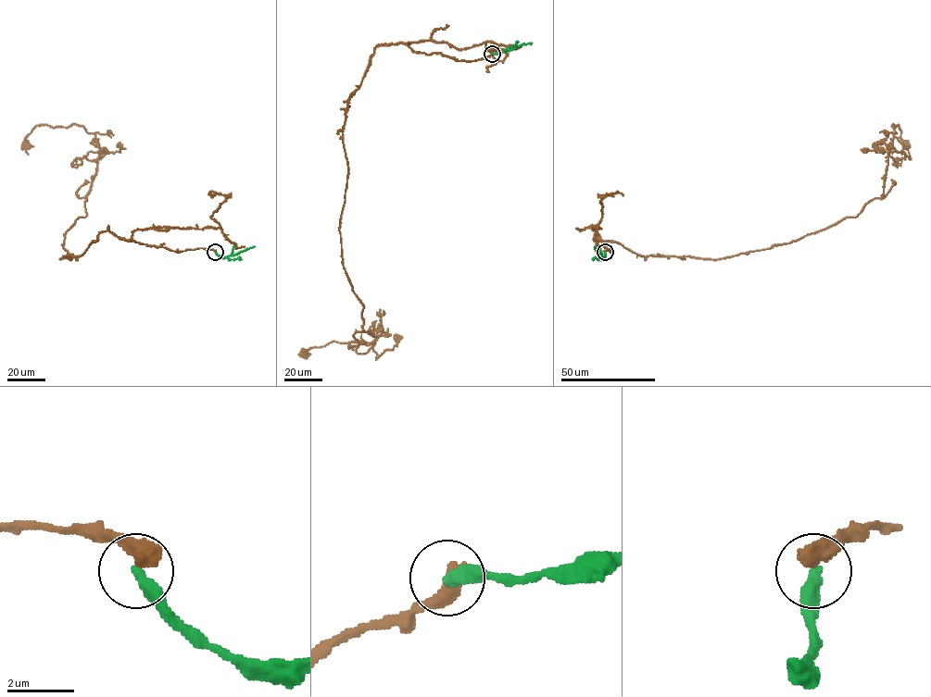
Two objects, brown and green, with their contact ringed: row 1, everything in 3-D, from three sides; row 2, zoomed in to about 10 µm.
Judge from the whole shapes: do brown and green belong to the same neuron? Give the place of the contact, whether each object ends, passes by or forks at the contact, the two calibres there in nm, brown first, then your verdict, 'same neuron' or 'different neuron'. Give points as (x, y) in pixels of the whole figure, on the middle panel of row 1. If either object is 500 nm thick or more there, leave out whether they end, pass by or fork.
(492, 54) | 600/400 nm | different neuron

